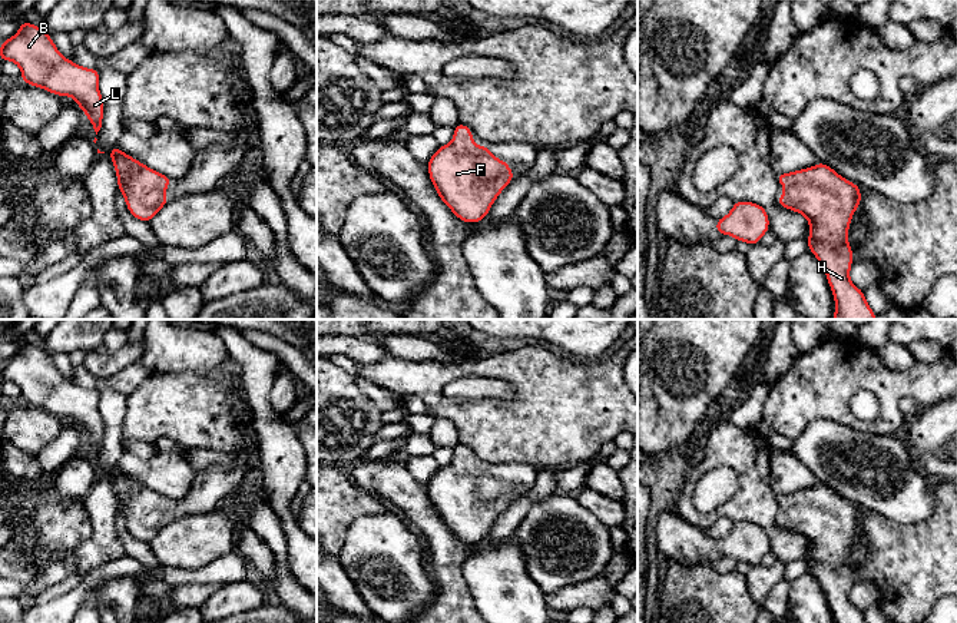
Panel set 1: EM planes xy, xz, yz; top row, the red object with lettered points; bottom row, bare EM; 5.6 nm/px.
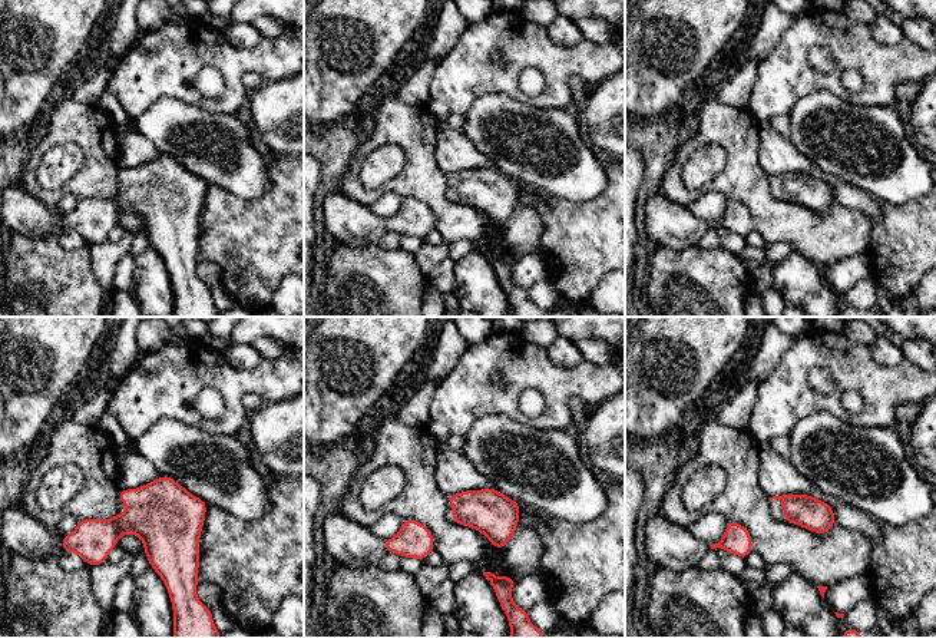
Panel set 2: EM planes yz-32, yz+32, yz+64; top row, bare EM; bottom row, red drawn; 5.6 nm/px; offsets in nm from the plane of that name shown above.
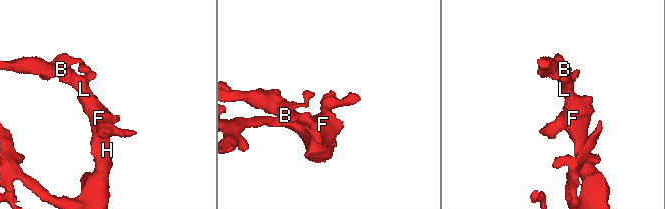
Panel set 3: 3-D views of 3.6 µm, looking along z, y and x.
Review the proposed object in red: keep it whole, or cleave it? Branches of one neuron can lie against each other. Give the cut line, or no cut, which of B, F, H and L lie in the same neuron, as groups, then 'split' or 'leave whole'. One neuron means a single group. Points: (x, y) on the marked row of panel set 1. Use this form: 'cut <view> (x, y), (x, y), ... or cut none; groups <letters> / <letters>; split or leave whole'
cut none; groups B F H L; leave whole

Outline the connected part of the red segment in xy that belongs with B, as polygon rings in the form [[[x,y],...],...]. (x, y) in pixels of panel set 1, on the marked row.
[[[20,20],[20,30],[14,36],[0,42],[0,63],[4,60],[20,67],[20,82],[57,97],[73,97],[97,135],[105,115],[97,69],[82,67],[63,57],[44,29],[24,20]]]

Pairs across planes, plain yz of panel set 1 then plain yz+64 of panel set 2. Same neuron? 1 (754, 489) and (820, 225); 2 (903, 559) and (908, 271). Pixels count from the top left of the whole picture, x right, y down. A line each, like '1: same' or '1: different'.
1: same
2: same

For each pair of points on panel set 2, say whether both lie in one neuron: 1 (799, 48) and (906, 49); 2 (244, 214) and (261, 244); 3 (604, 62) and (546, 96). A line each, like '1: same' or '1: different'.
1: same
2: same
3: same

